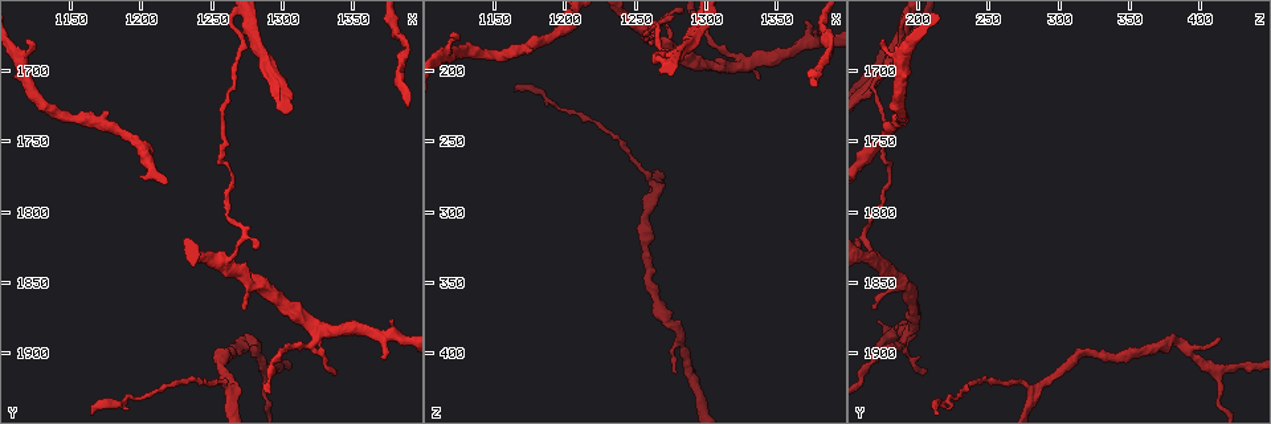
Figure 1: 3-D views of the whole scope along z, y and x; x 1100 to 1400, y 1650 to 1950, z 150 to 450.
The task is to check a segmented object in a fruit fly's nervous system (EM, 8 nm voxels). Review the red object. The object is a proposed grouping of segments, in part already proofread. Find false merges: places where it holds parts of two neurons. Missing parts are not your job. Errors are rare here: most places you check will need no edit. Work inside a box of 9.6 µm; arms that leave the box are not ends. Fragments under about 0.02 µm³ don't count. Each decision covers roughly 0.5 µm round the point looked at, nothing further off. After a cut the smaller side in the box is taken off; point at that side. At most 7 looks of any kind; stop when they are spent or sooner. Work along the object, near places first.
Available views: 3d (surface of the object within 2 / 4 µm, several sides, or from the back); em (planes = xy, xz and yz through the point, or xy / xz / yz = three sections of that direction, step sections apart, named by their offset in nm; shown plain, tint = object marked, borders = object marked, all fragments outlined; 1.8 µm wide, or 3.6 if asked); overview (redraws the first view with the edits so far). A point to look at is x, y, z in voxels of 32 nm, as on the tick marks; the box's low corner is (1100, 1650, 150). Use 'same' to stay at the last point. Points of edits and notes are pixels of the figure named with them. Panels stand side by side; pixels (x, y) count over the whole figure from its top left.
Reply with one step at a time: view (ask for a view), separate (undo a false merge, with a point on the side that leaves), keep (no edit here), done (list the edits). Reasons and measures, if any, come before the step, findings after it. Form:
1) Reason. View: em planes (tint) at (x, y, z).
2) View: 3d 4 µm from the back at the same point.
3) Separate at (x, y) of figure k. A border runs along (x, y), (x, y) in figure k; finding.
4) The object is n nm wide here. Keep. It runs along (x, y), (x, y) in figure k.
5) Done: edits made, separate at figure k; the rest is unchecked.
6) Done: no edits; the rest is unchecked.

Sharp bend. View: 3d 2 µm at (1262, 1836, 168).

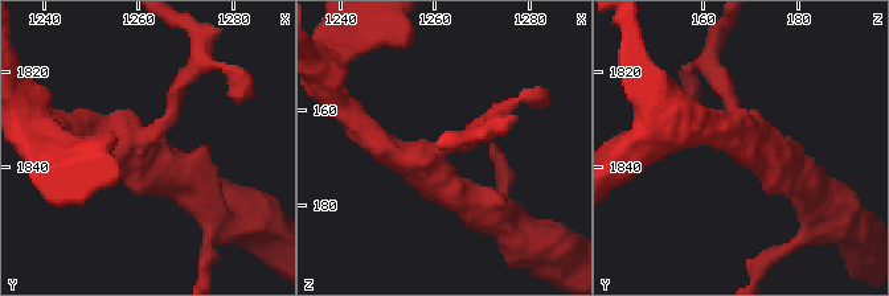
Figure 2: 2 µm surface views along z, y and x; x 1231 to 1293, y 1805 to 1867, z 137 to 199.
3 arms meet here. View: em planes (tint) at (1260, 1833, 170).

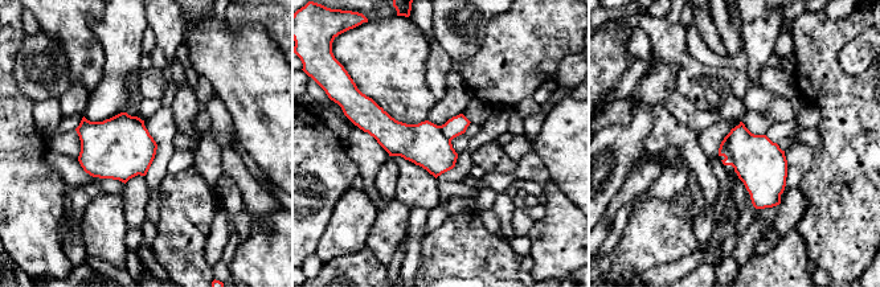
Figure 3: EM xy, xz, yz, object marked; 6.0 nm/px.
Keep. Continuous, no second neuron.

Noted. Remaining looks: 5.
View: em 3.6 µm xy step 16 (tint) at (1328, 1882, 196).

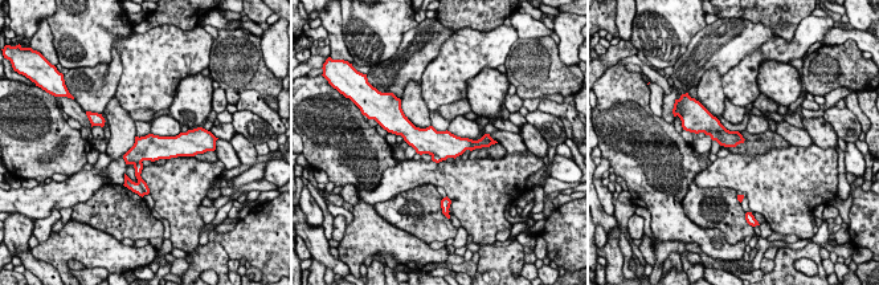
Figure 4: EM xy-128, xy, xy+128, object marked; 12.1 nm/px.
The object is 190 nm wide here. Keep. One neuron here.

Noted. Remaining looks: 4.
Three-way junction. View: 3d 2 µm from the back at (1266, 1926, 282).

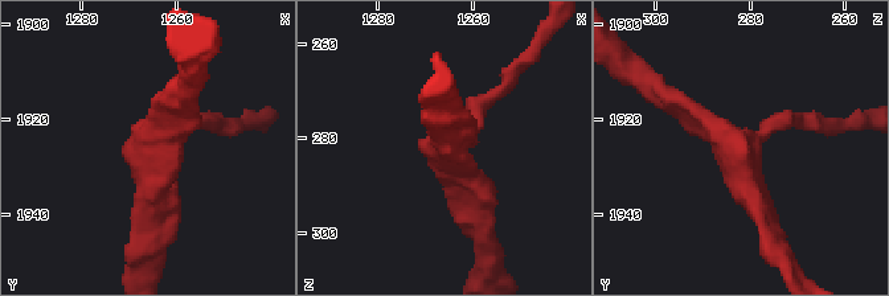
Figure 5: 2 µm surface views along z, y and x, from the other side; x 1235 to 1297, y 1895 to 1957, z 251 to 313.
3 arms meet here. View: em planes (tint) at (1264, 1927, 282).

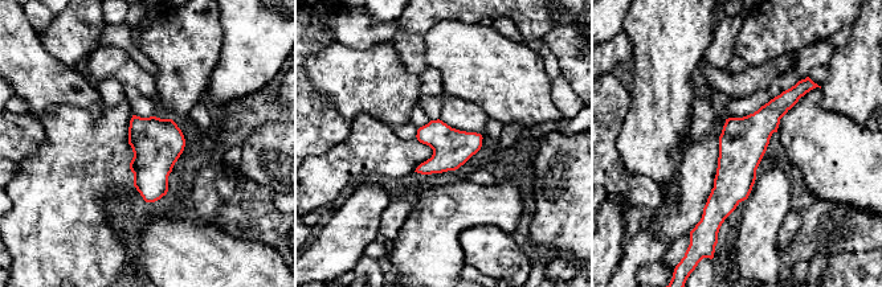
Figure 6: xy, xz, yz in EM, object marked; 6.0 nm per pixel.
Keep. Continuous, no second neuron.

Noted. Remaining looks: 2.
Done: no edits; the rest is unchecked.

